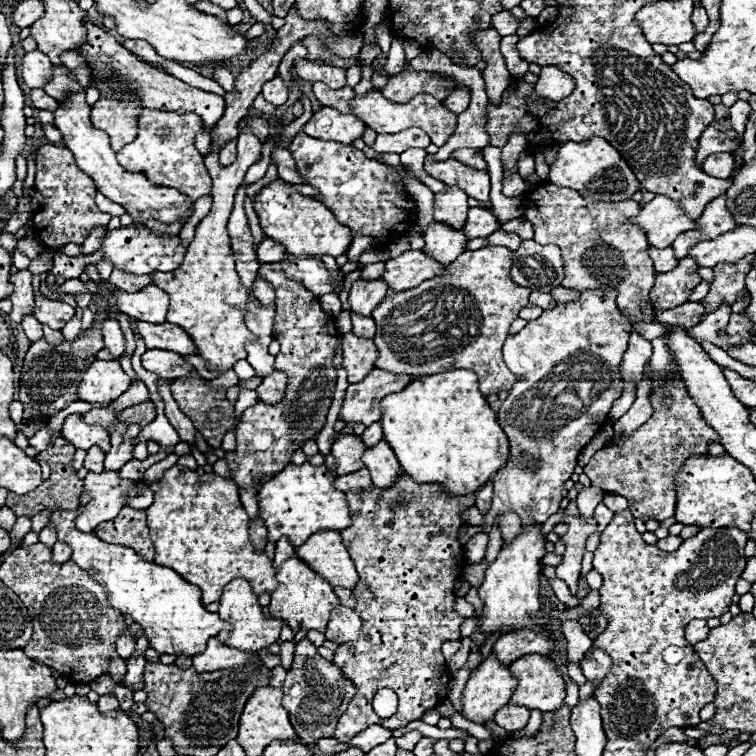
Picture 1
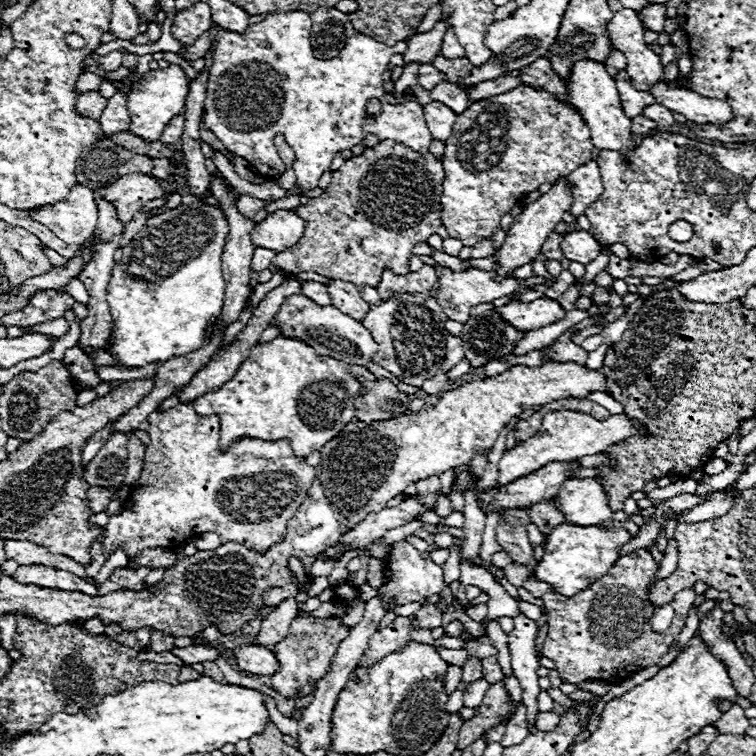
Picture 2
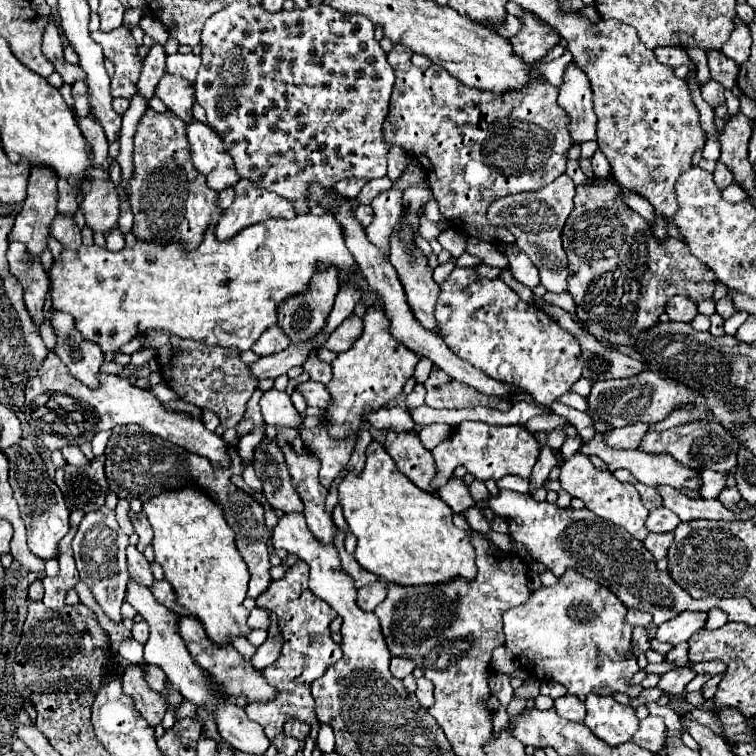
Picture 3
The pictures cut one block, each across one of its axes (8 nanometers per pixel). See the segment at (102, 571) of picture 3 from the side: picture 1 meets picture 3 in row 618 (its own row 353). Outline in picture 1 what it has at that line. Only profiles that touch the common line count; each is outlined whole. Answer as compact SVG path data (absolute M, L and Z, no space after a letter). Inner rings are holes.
M106 320L104 322L104 328L102 328L102 334L104 334L104 344L106 344L106 350L112 354L112 356L122 356L124 348L126 348L126 342L124 342L124 332L120 330L120 324L118 320Z

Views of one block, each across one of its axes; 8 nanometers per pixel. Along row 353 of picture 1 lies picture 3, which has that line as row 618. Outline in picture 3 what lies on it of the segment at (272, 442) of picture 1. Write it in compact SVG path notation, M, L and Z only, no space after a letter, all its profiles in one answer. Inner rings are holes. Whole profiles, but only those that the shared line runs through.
M298 560L286 572L284 578L272 580L268 592L262 592L256 598L256 606L270 608L278 614L284 646L280 658L262 670L262 676L268 680L268 684L278 690L278 698L268 704L266 702L248 704L246 714L250 720L258 722L264 728L268 740L274 740L282 732L286 720L300 720L306 724L318 722L316 702L312 700L310 686L316 678L320 678L328 670L328 666L340 660L342 648L332 640L332 632L328 628L330 622L336 618L336 610L328 602L312 594L312 590L308 588L308 564L302 560Z

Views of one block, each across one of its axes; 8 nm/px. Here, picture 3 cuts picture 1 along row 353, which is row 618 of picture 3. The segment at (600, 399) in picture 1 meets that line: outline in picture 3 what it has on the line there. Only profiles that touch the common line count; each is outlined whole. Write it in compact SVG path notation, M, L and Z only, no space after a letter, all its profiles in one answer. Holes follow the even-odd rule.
M568 568L556 586L542 586L524 604L504 612L504 646L530 676L564 684L568 694L580 700L588 694L632 694L634 688L628 686L628 680L640 668L632 654L634 628L626 624L624 616L626 608L614 592Z

